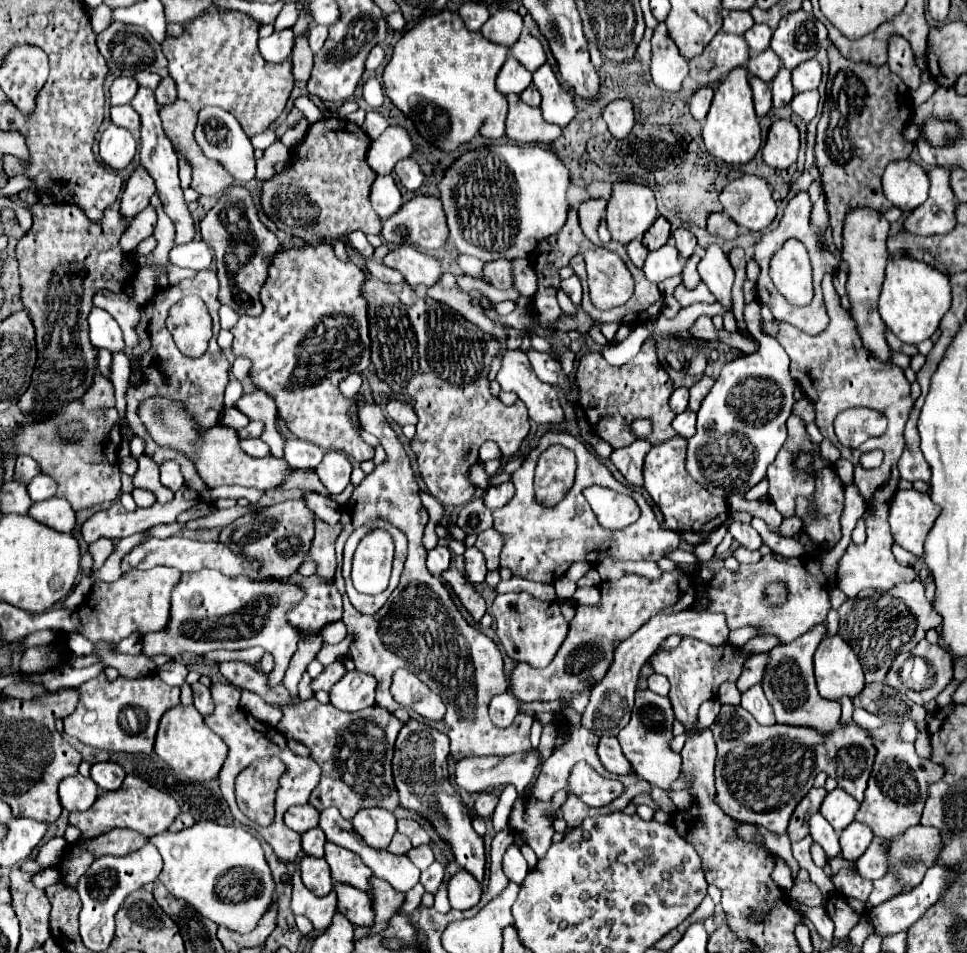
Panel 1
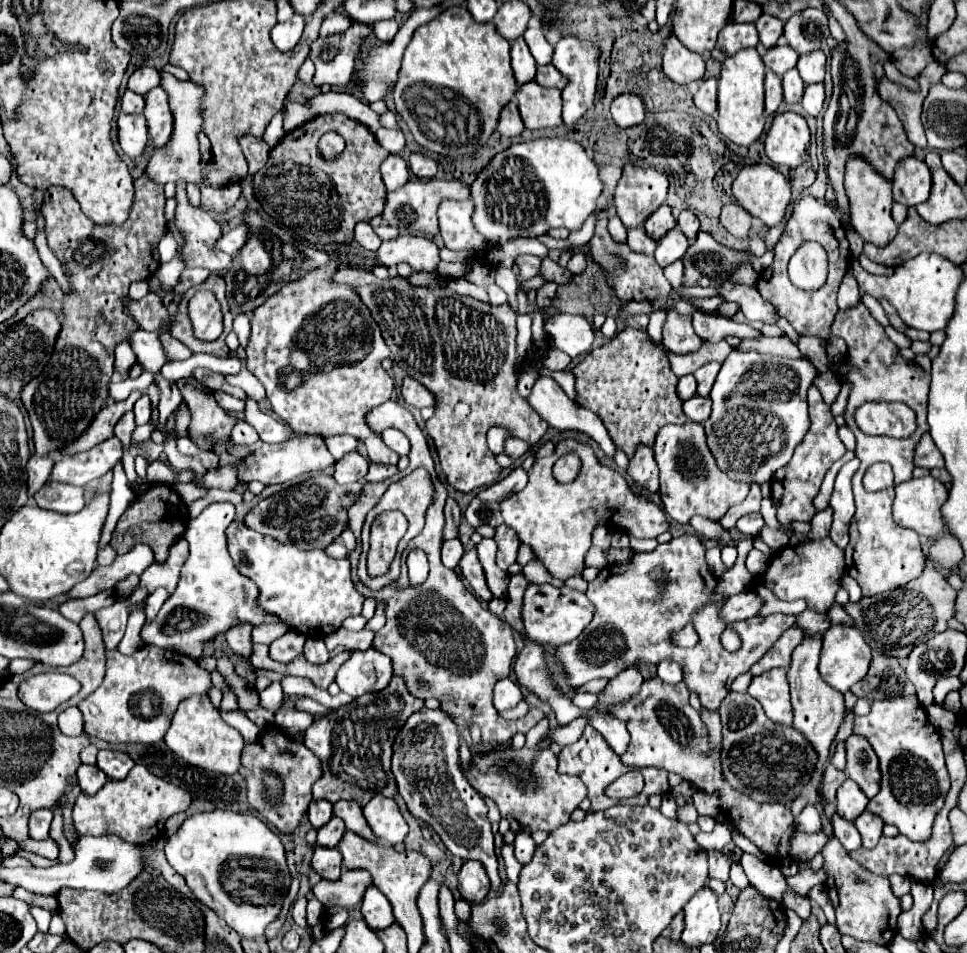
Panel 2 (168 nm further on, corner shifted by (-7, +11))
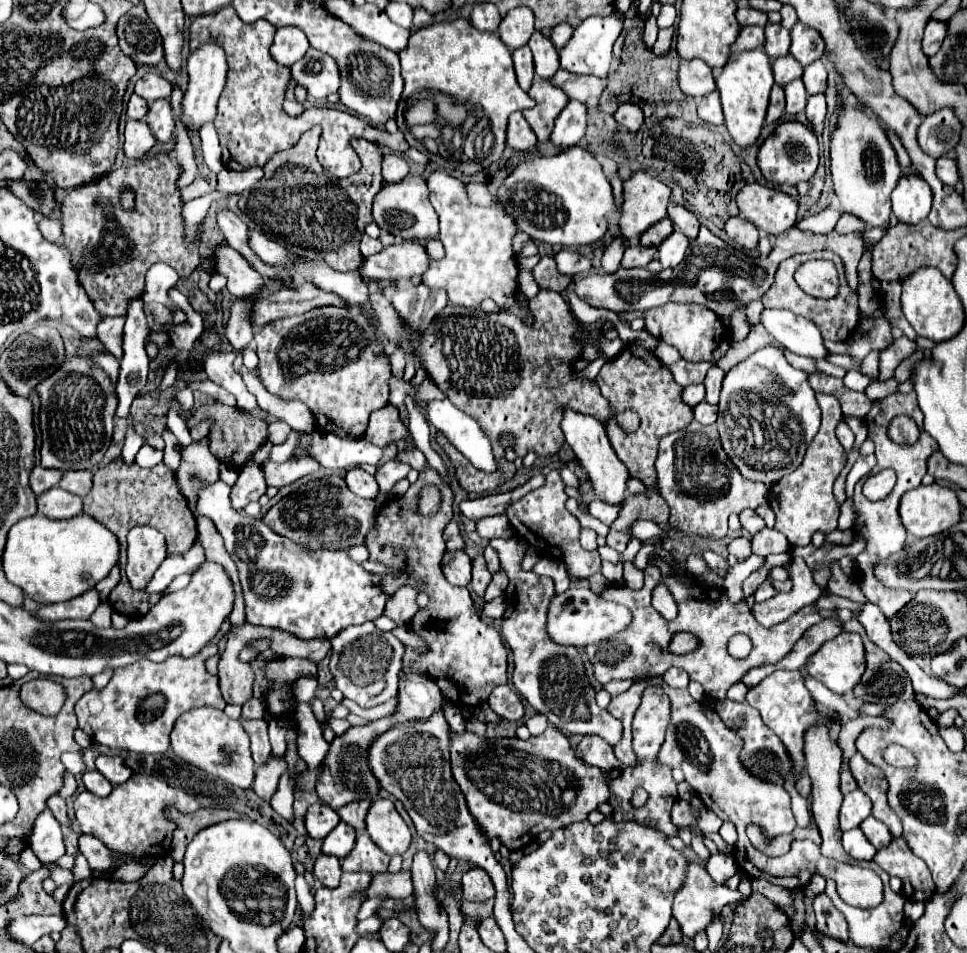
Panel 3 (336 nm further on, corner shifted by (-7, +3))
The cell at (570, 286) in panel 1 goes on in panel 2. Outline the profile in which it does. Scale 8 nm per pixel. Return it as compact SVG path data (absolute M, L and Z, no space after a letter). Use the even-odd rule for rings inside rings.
M575 252L575 254L573 254L573 258L571 258L571 260L569 260L569 264L567 264L567 268L569 268L575 276L583 274L585 266L587 266L587 258L585 258L585 254L583 254L583 252Z

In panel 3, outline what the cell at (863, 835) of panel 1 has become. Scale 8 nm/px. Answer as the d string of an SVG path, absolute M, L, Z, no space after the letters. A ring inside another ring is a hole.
M869 816L867 820L863 820L859 828L861 828L861 832L865 834L865 838L871 840L871 844L873 844L877 850L885 848L885 846L891 842L891 834L889 834L889 830L885 828L885 824L879 822L879 820L875 820L873 816Z

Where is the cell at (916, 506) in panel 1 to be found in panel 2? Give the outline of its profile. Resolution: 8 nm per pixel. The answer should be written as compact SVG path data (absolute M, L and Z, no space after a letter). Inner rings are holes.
M933 476L911 478L895 486L893 518L897 524L923 536L939 536L945 532L941 506L947 502L947 488Z

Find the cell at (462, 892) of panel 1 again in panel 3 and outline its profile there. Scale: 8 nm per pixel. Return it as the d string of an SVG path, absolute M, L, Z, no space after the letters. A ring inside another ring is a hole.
M469 868L463 874L461 890L463 890L463 898L469 902L485 902L495 896L495 888L491 884L491 878L481 868Z

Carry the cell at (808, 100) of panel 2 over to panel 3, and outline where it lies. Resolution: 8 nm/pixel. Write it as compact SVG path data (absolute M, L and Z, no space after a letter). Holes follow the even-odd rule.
M813 94L813 96L809 96L807 108L805 108L807 122L809 122L811 126L823 124L825 112L827 112L827 108L825 108L825 96L823 96L823 94Z

